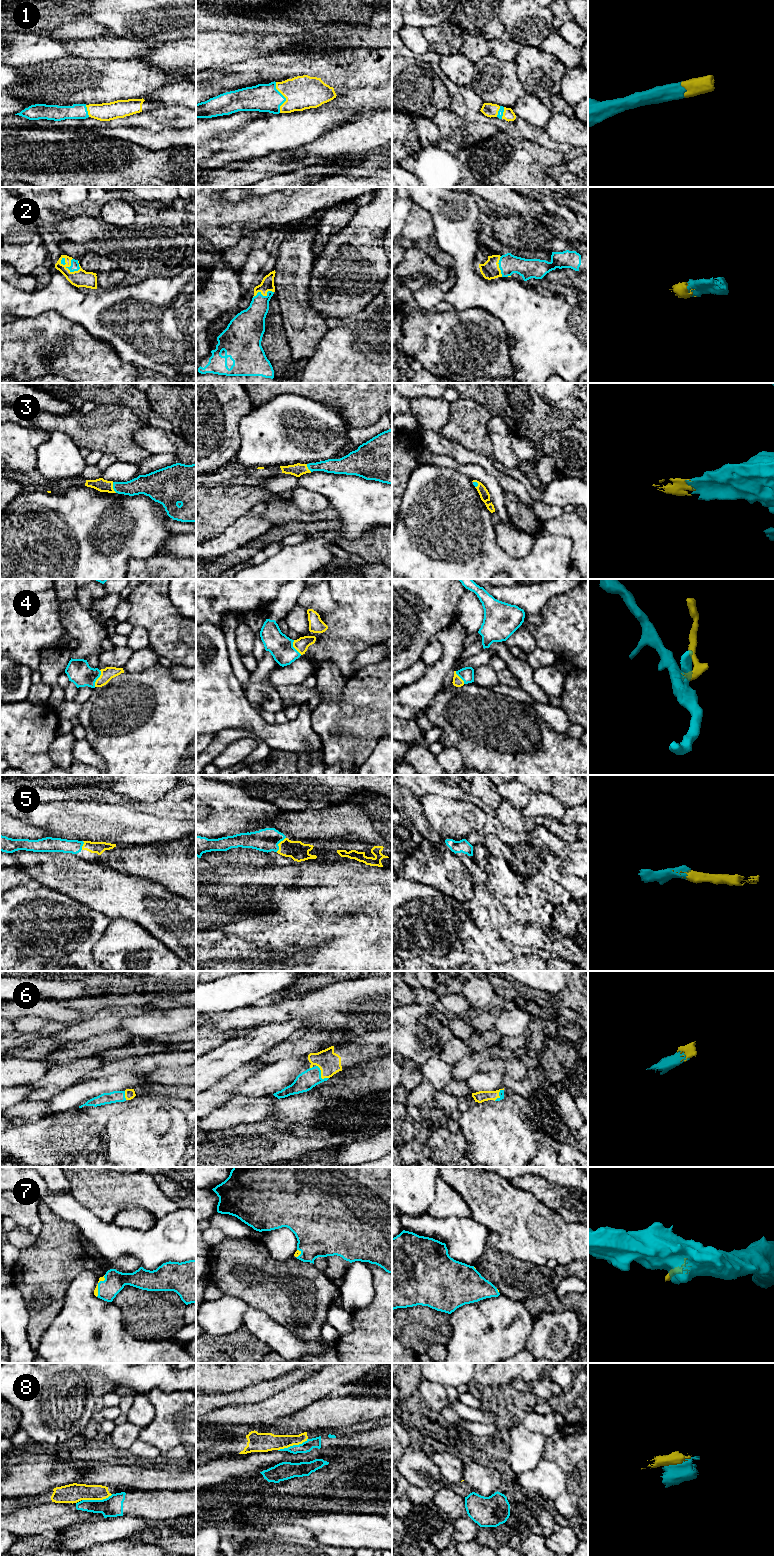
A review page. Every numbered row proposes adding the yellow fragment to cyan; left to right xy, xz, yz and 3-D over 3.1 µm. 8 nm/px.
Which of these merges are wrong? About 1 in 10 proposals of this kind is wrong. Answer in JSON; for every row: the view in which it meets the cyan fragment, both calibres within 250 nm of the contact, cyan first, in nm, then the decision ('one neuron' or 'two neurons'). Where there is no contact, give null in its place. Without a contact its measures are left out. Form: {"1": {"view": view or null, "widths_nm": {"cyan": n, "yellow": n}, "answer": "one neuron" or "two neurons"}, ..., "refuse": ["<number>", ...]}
{"1": {"view": "xz", "widths_nm": {"cyan": 220, "yellow": 280}, "answer": "one neuron"}, "2": {"view": "xy", "widths_nm": {"cyan": 70, "yellow": 140}, "answer": "one neuron"}, "3": {"view": "xy", "widths_nm": {"cyan": 160, "yellow": 100}, "answer": "one neuron"}, "4": {"view": "xy", "widths_nm": {"cyan": 200, "yellow": 100}, "answer": "one neuron"}, "5": {"view": "xz", "widths_nm": {"cyan": 190, "yellow": 160}, "answer": "one neuron"}, "6": {"view": "xz", "widths_nm": {"cyan": 150, "yellow": 180}, "answer": "one neuron"}, "7": {"view": "xy", "widths_nm": {"cyan": 170, "yellow": 30}, "answer": "one neuron"}, "8": {"view": "xz", "widths_nm": {"cyan": 90, "yellow": 160}, "answer": "two neurons"}, "refuse": ["8"]}

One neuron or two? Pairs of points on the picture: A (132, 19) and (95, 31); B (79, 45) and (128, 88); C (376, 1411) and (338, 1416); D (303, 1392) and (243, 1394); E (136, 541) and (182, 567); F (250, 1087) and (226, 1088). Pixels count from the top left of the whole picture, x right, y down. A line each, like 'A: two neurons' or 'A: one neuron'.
A: two neurons
B: two neurons
C: one neuron
D: two neurons
E: two neurons
F: two neurons

